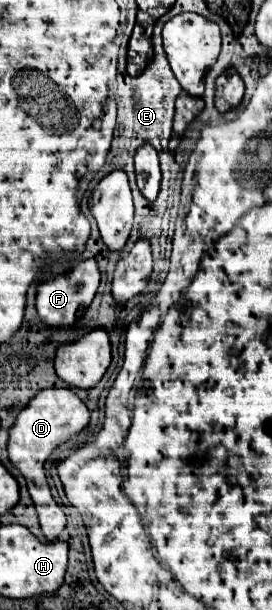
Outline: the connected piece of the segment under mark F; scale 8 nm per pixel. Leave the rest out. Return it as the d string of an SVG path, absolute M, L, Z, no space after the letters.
M87 259L81 261L73 267L71 273L67 275L57 275L53 279L43 281L37 287L37 311L39 317L47 323L47 325L69 325L69 321L77 321L79 313L85 311L89 307L89 303L95 297L95 291L99 287L99 279L101 279L101 271L95 259Z

